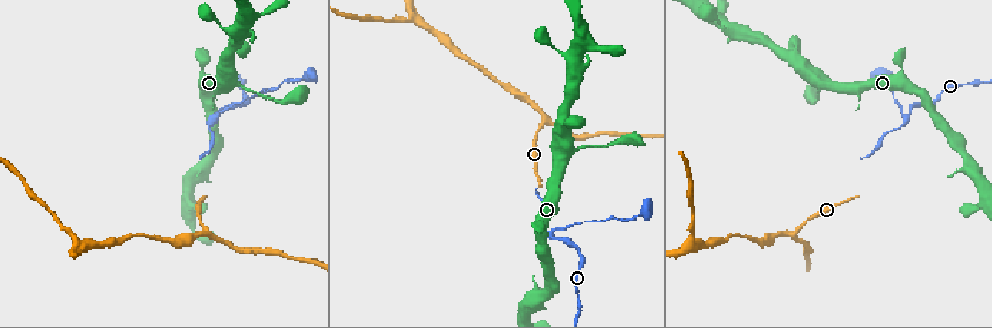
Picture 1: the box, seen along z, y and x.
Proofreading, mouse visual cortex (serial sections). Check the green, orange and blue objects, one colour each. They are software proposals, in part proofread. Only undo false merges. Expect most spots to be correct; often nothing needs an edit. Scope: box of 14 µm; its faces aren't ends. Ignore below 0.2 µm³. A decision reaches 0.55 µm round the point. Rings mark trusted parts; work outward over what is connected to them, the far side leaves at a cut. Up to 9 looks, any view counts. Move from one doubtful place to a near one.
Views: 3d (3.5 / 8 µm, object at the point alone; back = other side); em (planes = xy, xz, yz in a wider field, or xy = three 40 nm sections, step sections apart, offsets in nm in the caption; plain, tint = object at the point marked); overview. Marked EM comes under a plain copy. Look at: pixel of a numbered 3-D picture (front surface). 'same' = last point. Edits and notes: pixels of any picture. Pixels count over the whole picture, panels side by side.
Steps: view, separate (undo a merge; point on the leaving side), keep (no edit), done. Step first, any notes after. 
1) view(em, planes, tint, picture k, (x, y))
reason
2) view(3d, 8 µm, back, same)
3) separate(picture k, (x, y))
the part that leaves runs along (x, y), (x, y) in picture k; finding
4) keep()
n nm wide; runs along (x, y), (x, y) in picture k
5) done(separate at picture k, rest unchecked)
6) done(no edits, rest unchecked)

view(3d, 3.5 µm, picture 1, (903, 120))

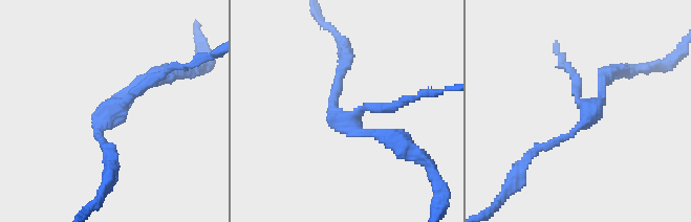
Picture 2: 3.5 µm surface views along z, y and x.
view(em, xy, step 1, tint, picture 2, (117, 108))
shape alone is not enough

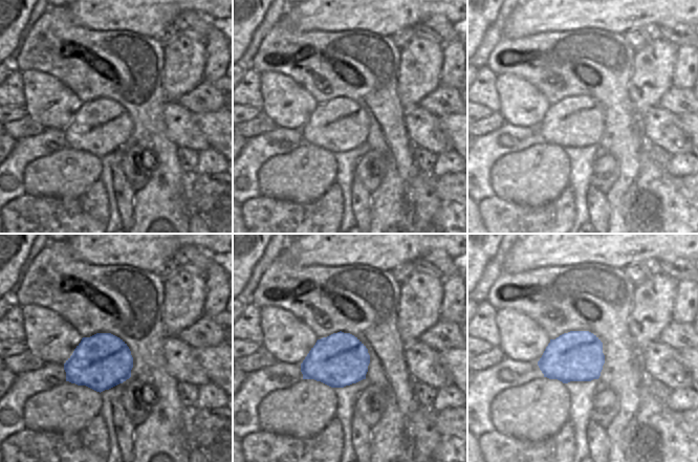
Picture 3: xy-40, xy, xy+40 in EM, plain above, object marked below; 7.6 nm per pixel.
keep()
runs along (400, 138), (361, 133), (351, 117), (406, 98) in picture 2; all the same cell

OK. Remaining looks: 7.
view(3d, 3.5 µm, back, picture 1, (572, 148))
small branch off a trunk

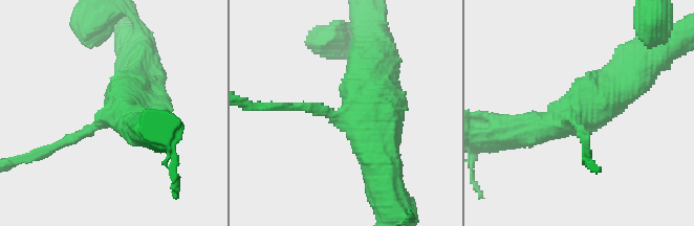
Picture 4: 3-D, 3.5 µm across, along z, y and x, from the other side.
view(em, xy, step 2, tint, picture 4, (113, 118))
3 arms; arms of 150, 500, 600 nm

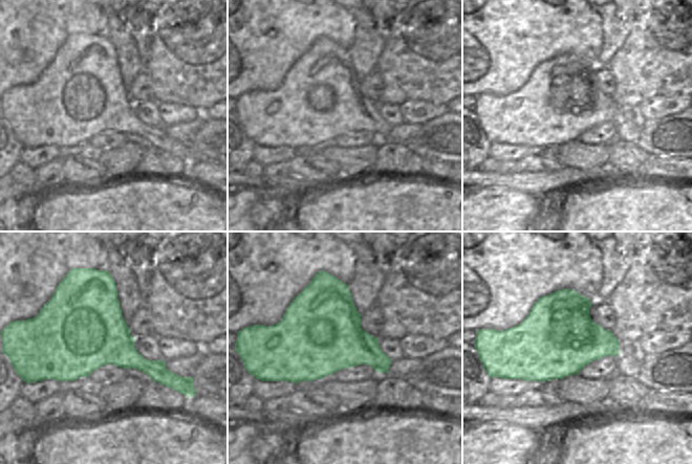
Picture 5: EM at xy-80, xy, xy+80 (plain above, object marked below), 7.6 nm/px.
view(em, xy, step 5, tint, same)

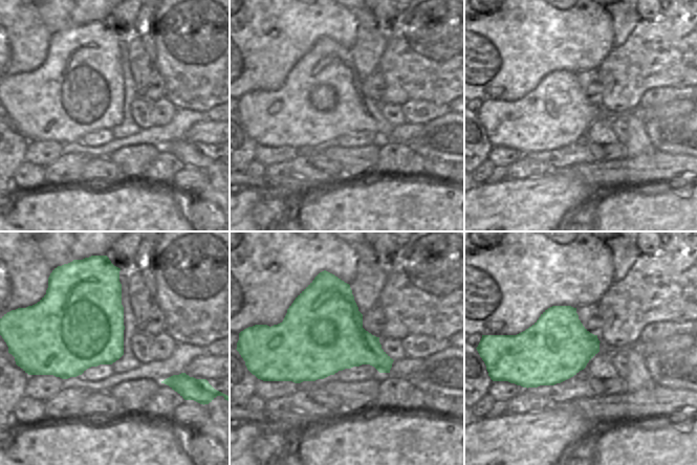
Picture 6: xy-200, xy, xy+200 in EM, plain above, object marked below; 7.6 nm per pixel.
keep()
one cell here

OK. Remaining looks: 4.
view(3d, 3.5 µm, picture 1, (207, 235))
branch point

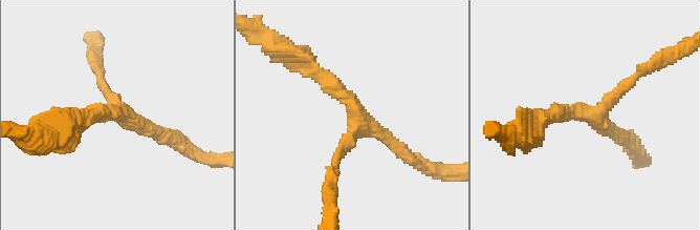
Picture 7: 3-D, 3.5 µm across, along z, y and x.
view(em, xy, step 1, tint, picture 7, (355, 125))
shape alone is not enough

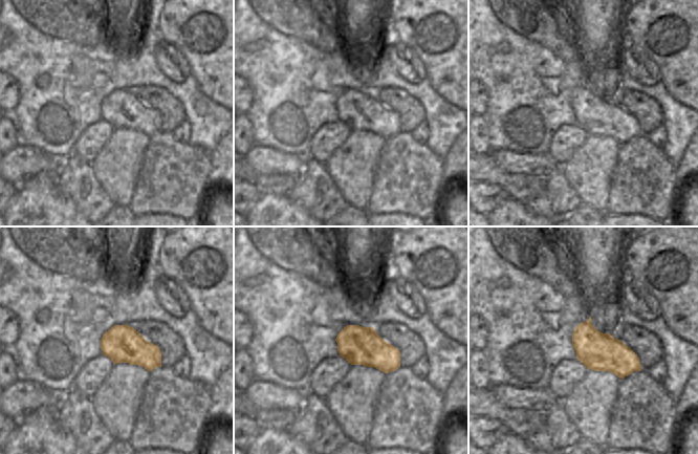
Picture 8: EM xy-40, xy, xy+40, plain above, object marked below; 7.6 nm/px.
keep()
runs along (642, 69), (597, 114), (543, 118) in picture 7; one cell here

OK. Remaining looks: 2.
view(3d, 8 µm, picture 1, (694, 246))
sharp bend

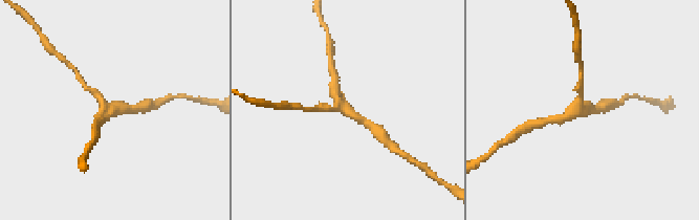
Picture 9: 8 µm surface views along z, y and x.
view(em, xy, step 5, tint, picture 9, (582, 110))

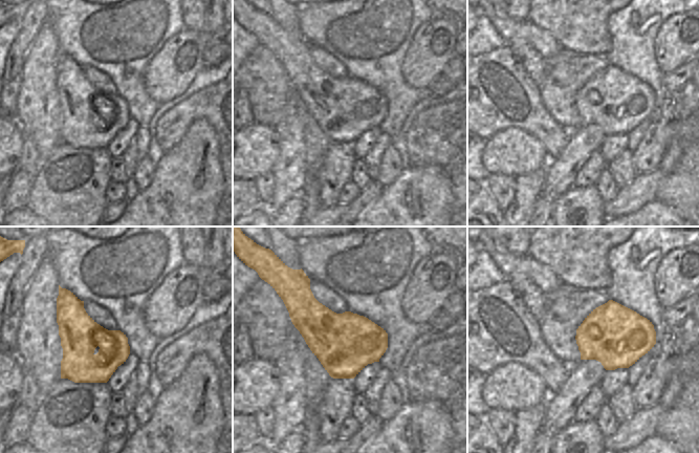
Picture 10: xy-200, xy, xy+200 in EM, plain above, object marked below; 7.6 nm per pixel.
keep()
460 nm wide; runs along (133, 108), (108, 110), (87, 87) in picture 9; all the same cell

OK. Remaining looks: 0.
done(no edits, rest unchecked)

